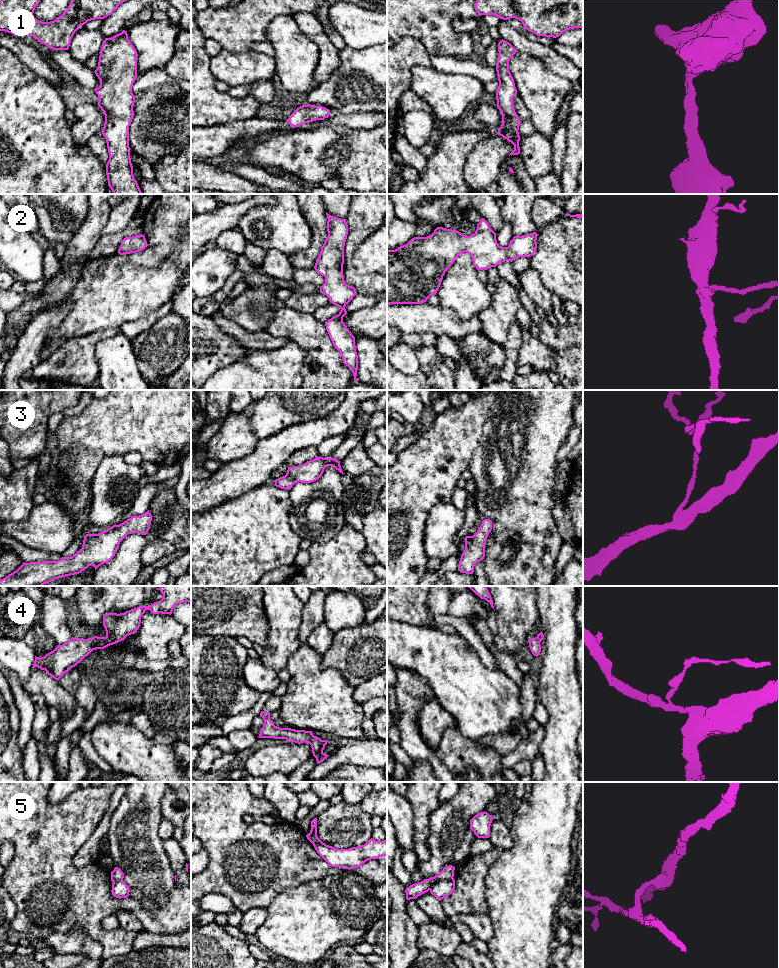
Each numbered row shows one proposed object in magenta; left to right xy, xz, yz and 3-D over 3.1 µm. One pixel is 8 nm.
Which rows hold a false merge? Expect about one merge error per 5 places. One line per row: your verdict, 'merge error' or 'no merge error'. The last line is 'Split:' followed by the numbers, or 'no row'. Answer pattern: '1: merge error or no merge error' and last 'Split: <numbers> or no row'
1: no merge error
2: no merge error
3: no merge error
4: no merge error
5: merge error
Split: 5

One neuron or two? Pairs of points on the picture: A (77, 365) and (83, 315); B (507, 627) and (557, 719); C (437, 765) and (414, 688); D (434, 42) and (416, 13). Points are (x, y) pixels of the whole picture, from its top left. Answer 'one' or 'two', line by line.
A: two
B: two
C: one
D: one

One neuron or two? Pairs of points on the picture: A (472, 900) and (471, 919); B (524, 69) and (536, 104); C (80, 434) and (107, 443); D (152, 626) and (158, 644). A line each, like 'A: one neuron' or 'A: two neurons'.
A: two neurons
B: one neuron
C: one neuron
D: one neuron

